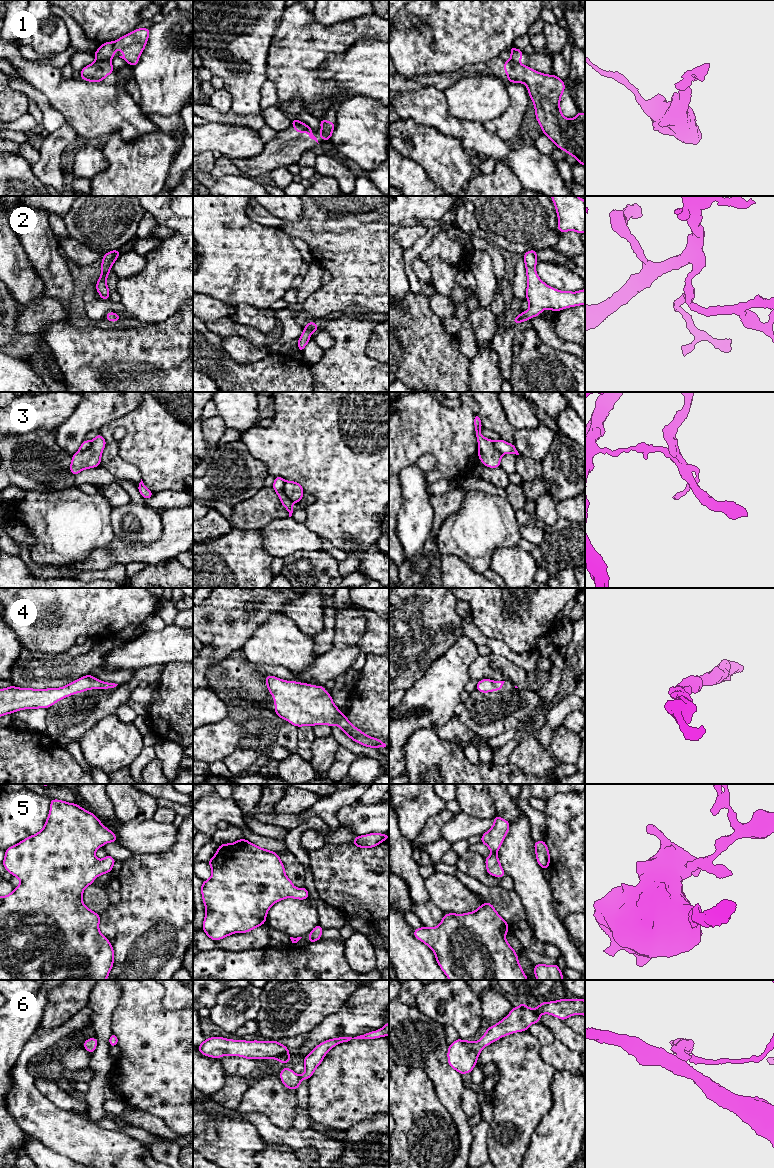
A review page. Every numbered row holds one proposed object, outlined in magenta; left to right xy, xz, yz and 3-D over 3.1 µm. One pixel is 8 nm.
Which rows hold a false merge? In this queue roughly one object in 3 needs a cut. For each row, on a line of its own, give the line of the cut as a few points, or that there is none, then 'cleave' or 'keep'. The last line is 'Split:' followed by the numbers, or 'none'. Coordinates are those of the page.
1: cut xy (97, 59), (109, 61); cleave
2: cut none; keep
3: cut xz (284, 481), (283, 492), (292, 502); cleave
4: cut none; keep
5: cut none; keep
6: cut none; keep
Split: 1, 3

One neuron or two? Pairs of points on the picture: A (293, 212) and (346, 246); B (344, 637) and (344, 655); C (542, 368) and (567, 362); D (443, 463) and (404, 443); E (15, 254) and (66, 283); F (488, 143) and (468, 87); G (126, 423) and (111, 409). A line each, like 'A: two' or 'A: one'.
A: two
B: two
C: one
D: one
E: two
F: two
G: two

